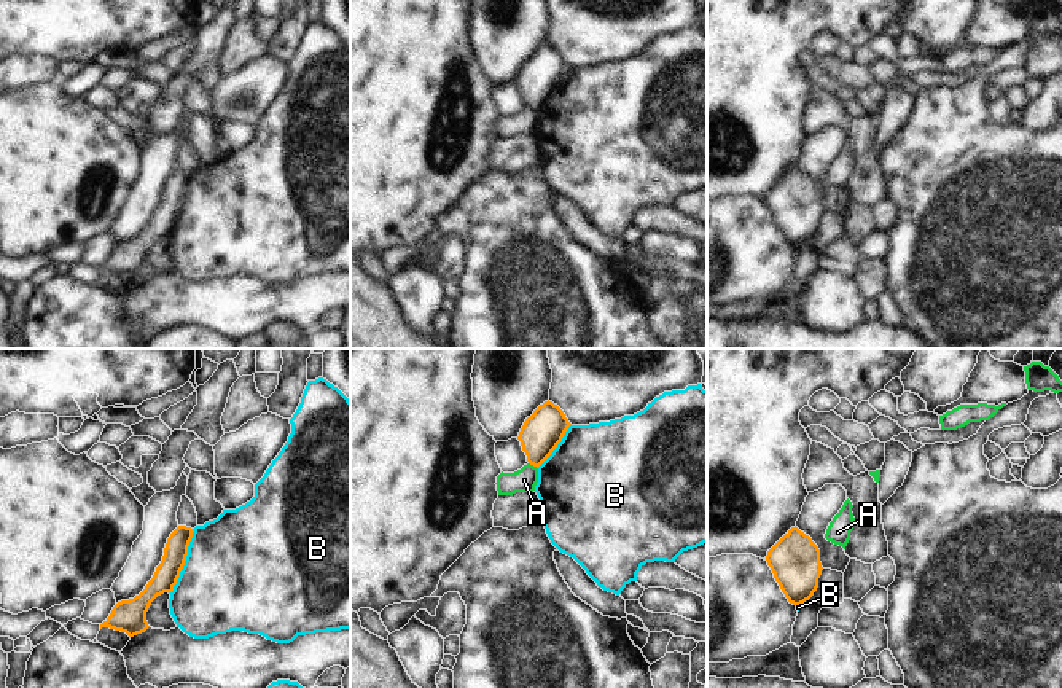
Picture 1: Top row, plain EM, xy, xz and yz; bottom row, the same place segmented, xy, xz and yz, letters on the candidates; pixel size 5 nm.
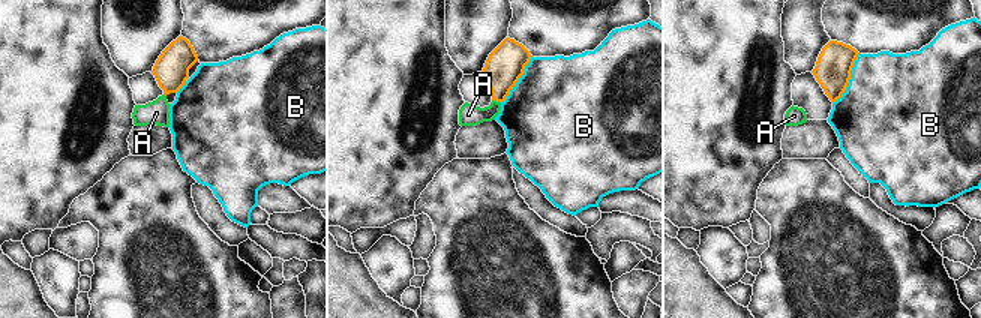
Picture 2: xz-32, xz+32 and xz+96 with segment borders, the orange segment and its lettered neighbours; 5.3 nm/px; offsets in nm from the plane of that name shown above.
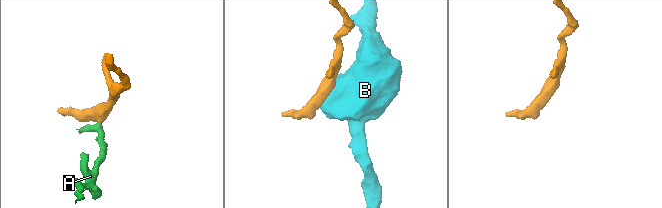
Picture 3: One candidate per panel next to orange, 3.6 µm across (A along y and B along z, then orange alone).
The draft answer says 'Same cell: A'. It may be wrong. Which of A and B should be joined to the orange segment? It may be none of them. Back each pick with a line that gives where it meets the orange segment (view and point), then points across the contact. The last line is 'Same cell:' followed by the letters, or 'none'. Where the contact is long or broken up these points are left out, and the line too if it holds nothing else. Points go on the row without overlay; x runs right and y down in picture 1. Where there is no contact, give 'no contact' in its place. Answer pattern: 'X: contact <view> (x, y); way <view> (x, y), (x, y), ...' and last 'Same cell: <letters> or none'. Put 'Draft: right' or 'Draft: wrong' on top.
Draft: wrong
Same cell: none

